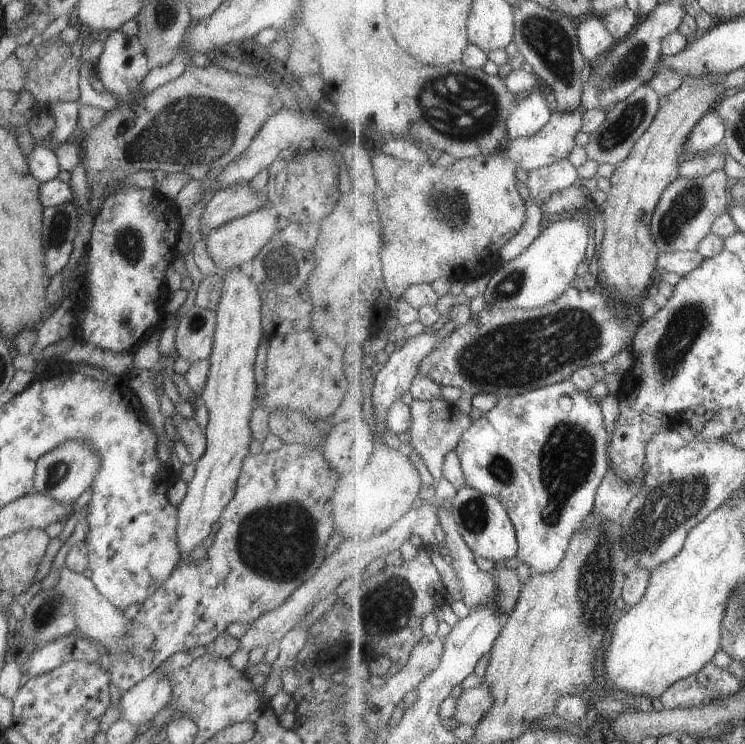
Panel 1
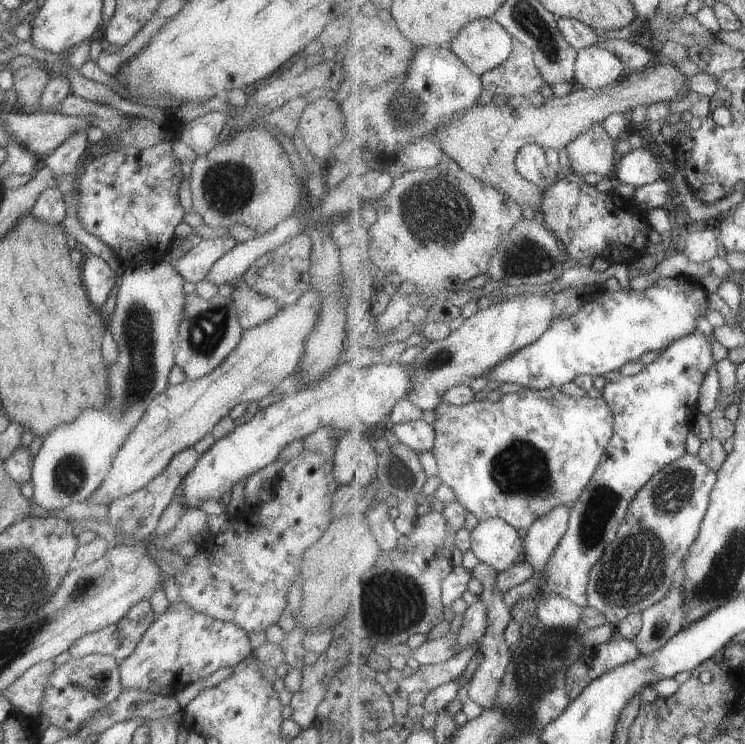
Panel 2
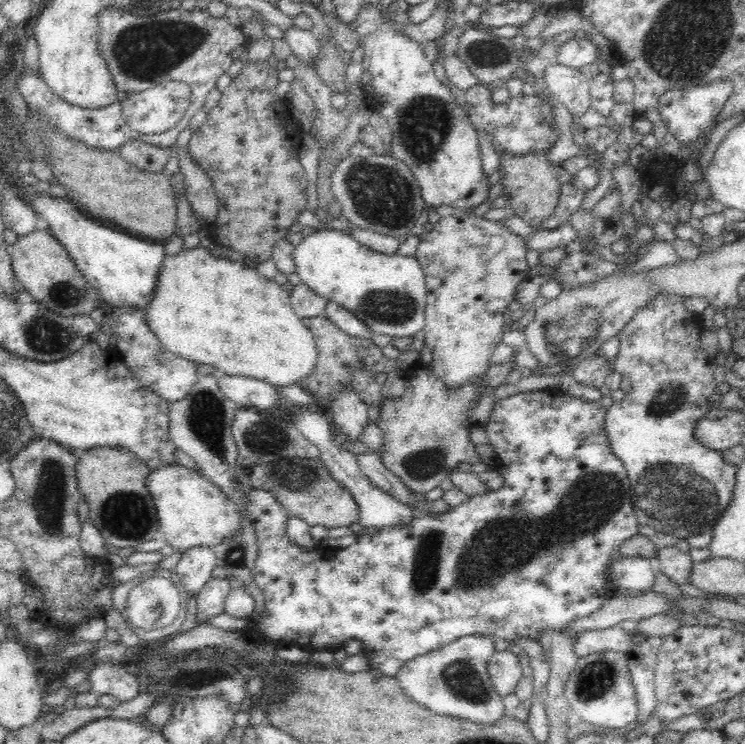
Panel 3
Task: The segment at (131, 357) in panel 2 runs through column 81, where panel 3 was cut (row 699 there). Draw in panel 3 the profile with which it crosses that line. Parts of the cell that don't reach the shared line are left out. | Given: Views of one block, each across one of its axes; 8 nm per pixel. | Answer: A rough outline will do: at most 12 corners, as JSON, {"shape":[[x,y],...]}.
{"shape":[[462,636],[394,677],[434,714],[493,723],[504,714],[489,636]]}

